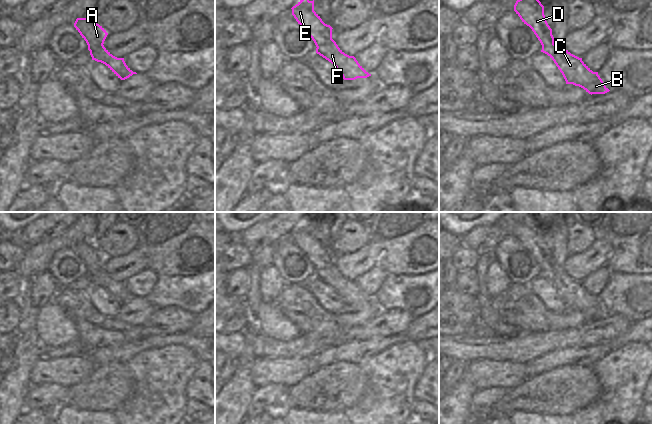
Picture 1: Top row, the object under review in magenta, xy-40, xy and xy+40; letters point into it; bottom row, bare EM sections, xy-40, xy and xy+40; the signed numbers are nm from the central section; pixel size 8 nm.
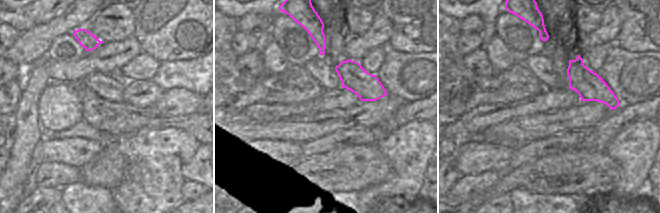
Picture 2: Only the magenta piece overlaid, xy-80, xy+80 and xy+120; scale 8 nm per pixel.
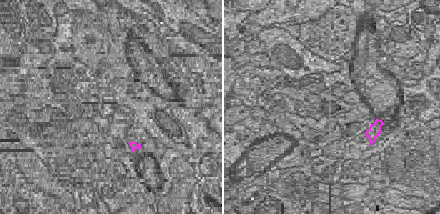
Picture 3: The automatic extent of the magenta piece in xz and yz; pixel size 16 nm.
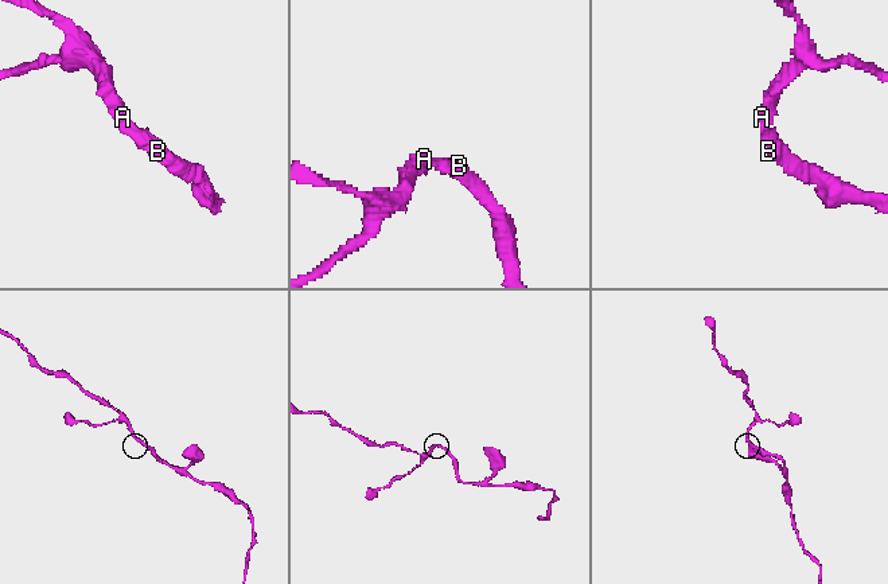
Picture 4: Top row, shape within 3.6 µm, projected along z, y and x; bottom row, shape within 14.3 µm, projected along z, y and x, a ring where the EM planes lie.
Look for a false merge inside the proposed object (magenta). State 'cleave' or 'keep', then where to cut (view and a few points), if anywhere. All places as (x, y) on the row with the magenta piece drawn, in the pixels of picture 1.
keep; no cut

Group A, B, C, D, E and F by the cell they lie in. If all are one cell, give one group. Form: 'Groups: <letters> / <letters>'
Groups: A B C D E F.

